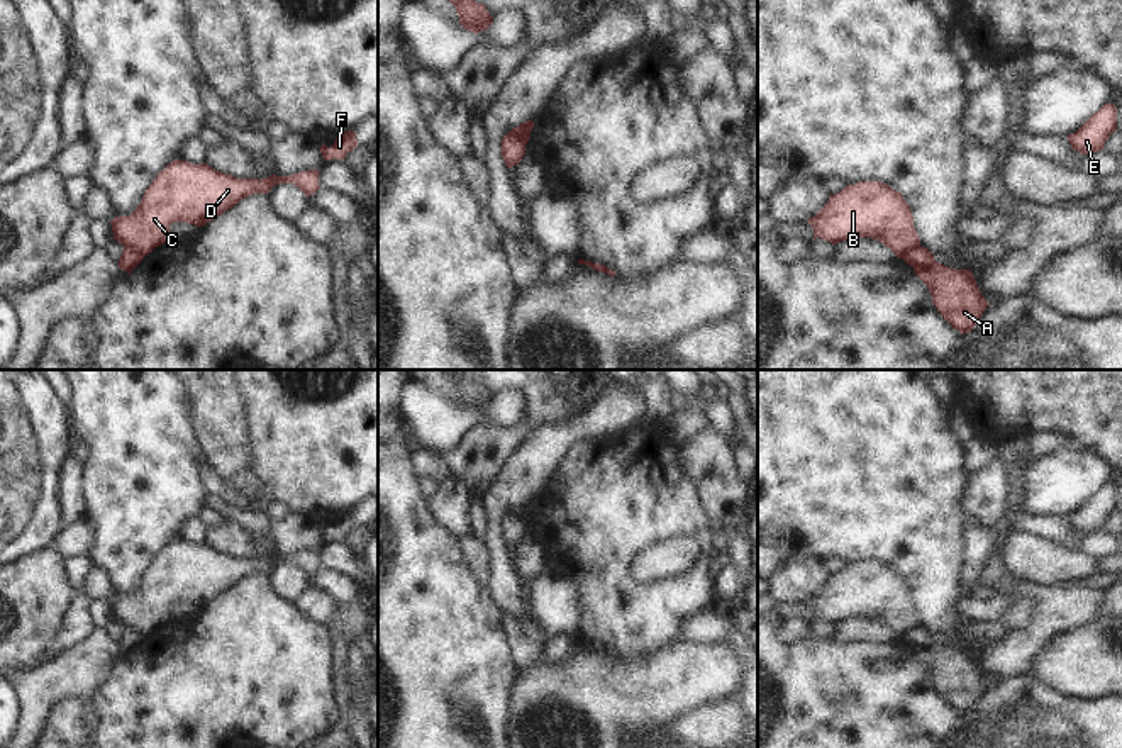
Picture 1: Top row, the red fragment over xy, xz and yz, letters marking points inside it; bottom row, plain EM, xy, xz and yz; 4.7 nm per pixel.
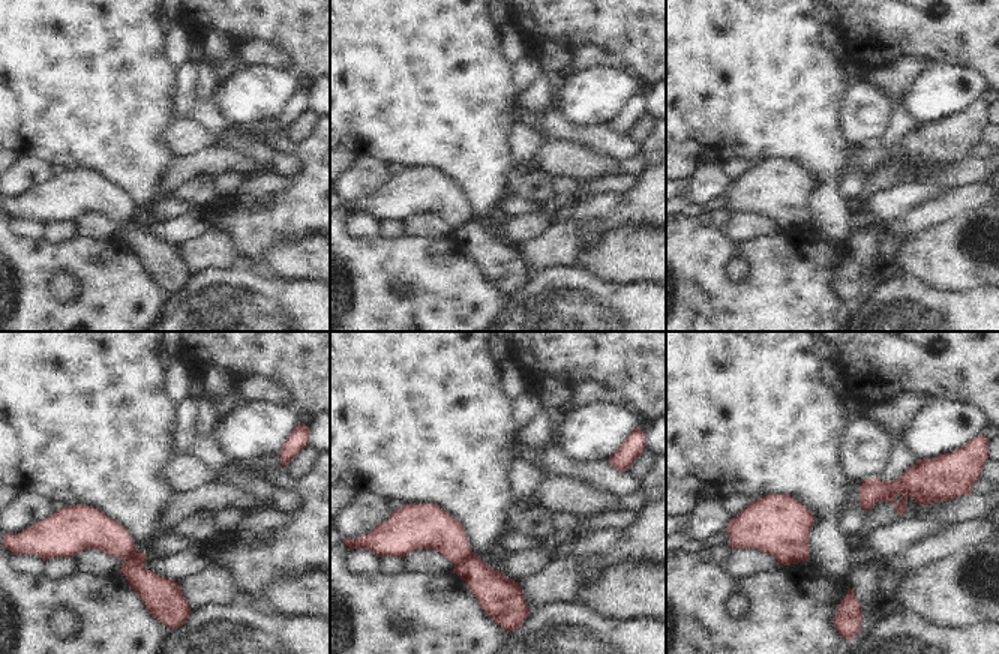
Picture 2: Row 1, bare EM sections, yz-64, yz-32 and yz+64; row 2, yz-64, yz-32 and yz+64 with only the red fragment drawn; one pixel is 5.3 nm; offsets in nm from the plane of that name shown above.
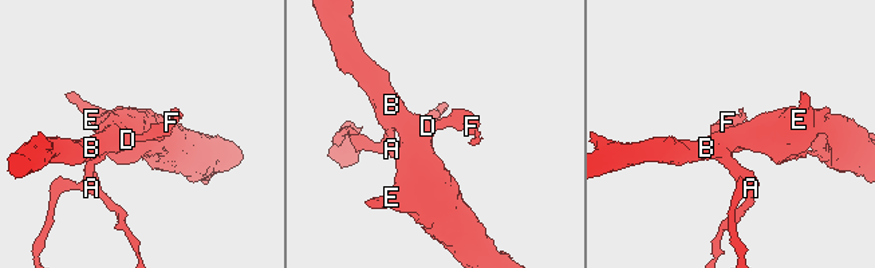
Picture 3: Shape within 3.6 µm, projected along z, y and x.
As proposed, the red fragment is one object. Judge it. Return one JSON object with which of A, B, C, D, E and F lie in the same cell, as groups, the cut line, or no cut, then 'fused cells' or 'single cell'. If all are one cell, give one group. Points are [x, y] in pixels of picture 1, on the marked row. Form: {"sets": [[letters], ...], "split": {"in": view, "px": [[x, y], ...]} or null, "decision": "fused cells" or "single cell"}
{"sets": [["A"], ["B", "C", "D", "E", "F"]], "split": {"in": "xy", "px": [[124, 246], [144, 255]]}, "decision": "fused cells"}

